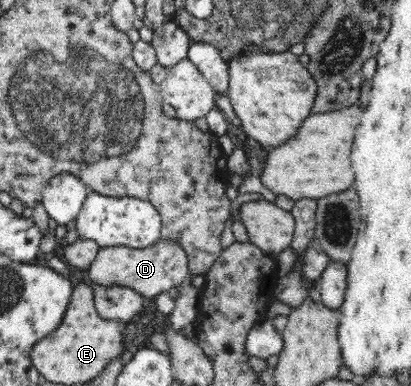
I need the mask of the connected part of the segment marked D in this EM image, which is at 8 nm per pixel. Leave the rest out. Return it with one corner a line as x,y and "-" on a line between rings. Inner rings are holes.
161,237
157,243
143,249
127,246
100,248
87,269
89,279
102,287
127,287
144,298
167,293
173,287
180,287
189,274
185,250
171,240

